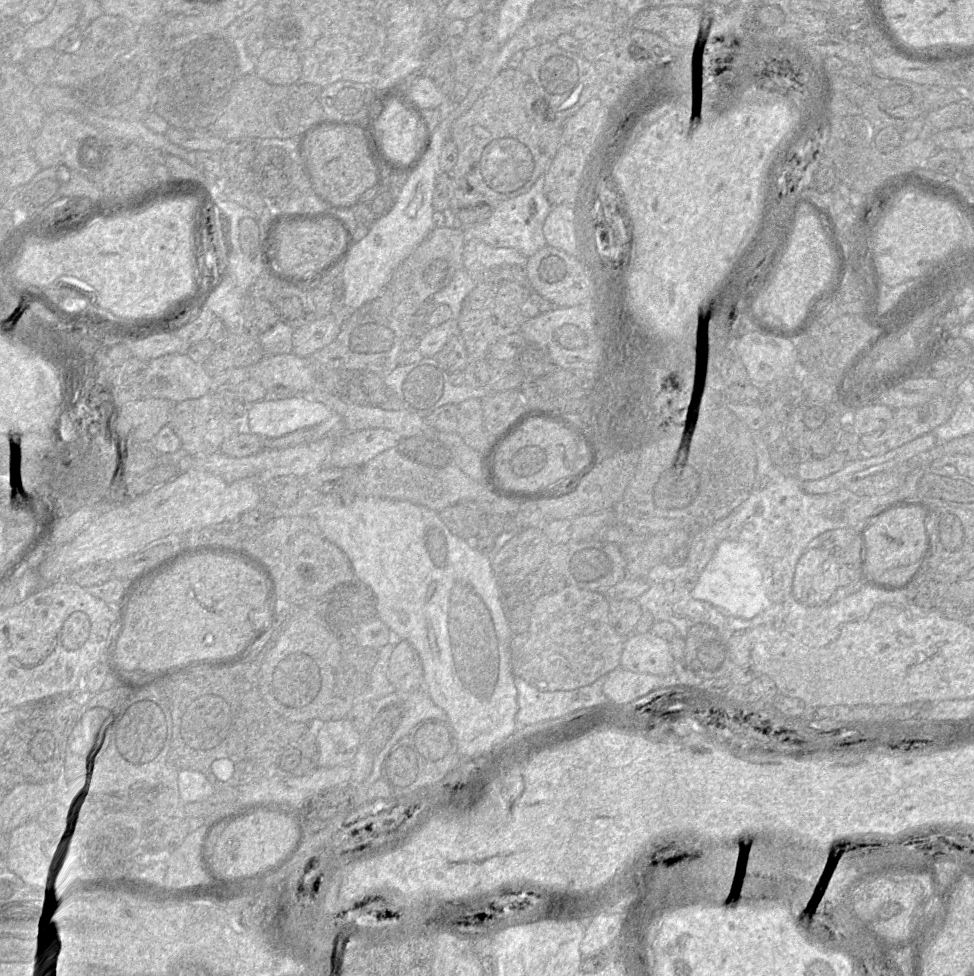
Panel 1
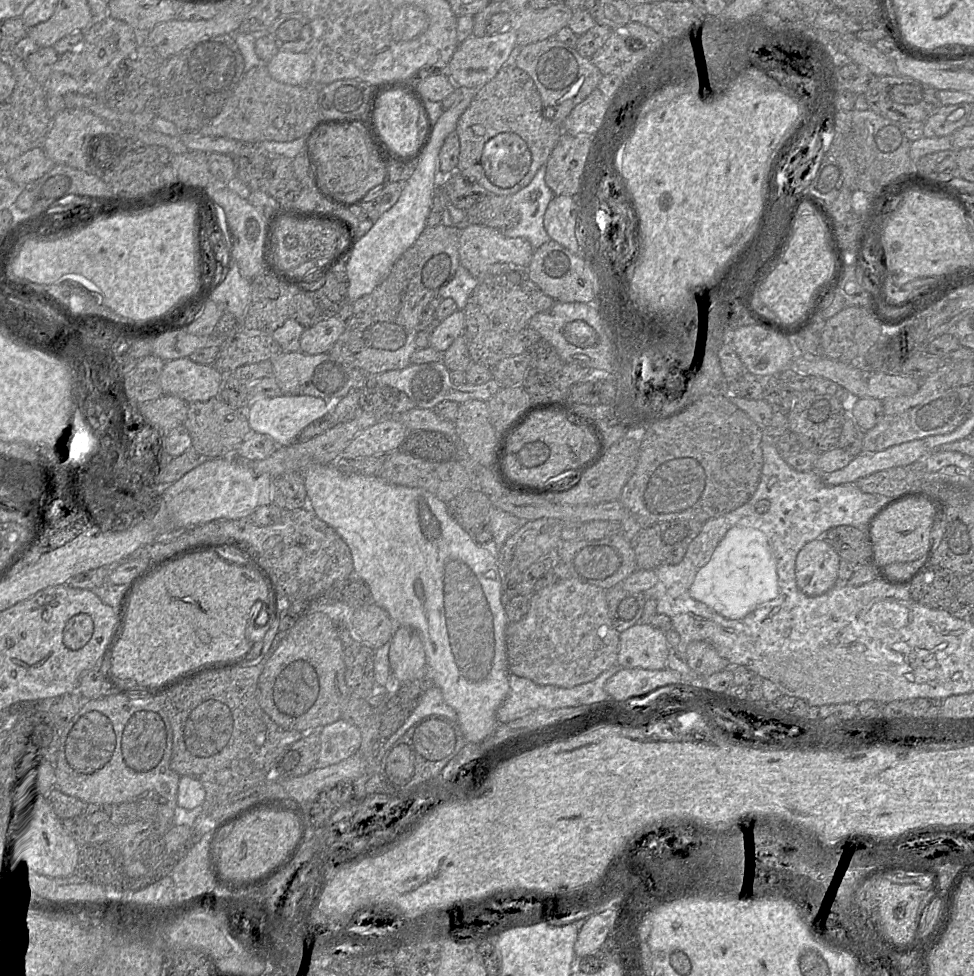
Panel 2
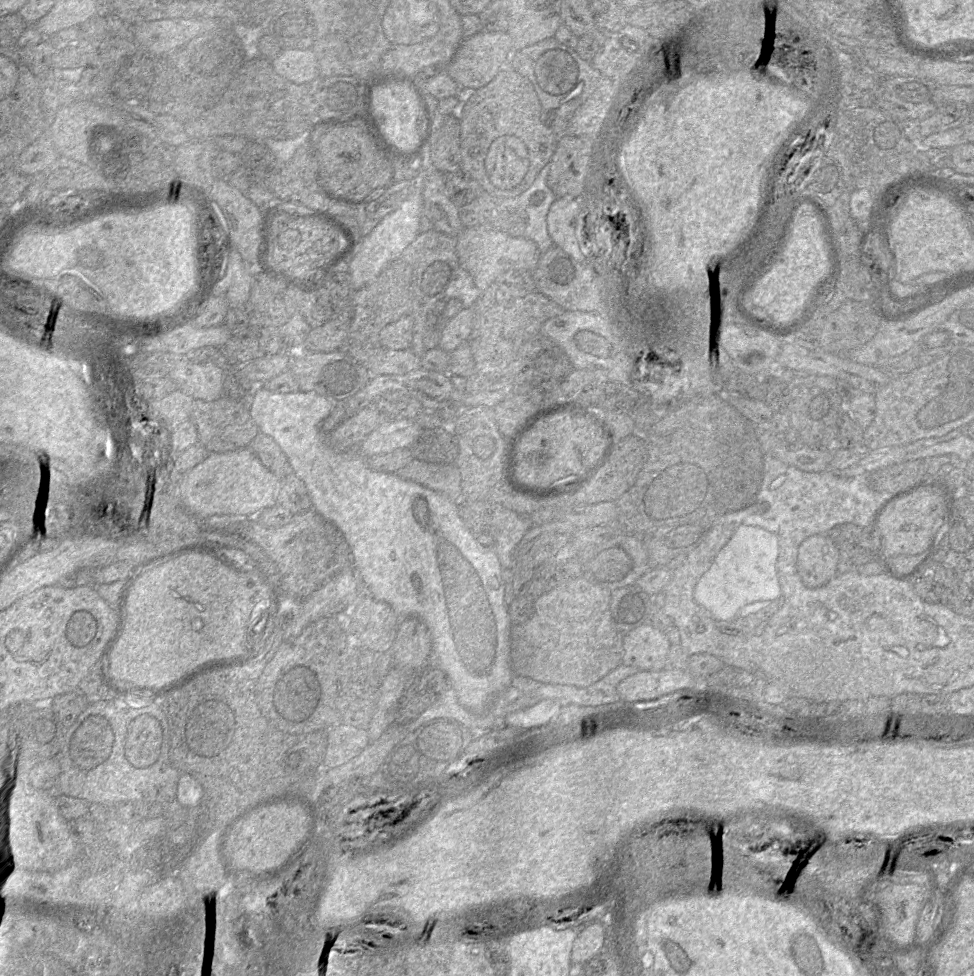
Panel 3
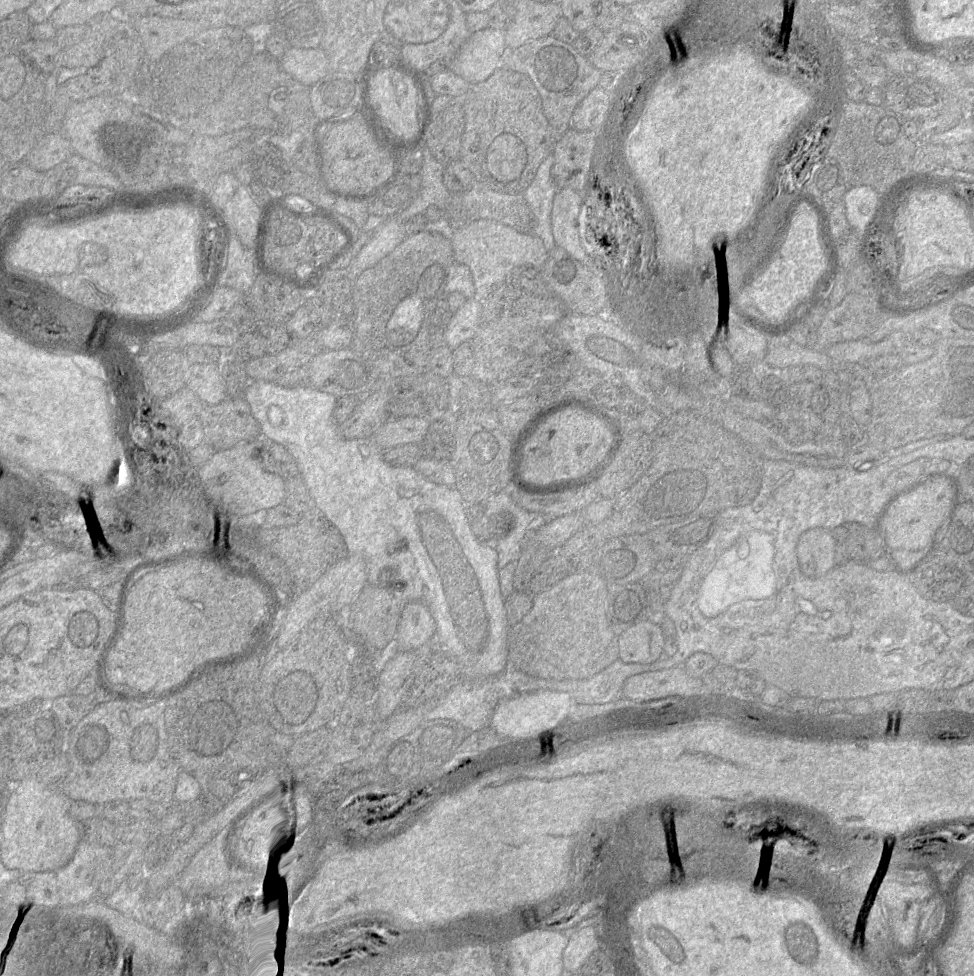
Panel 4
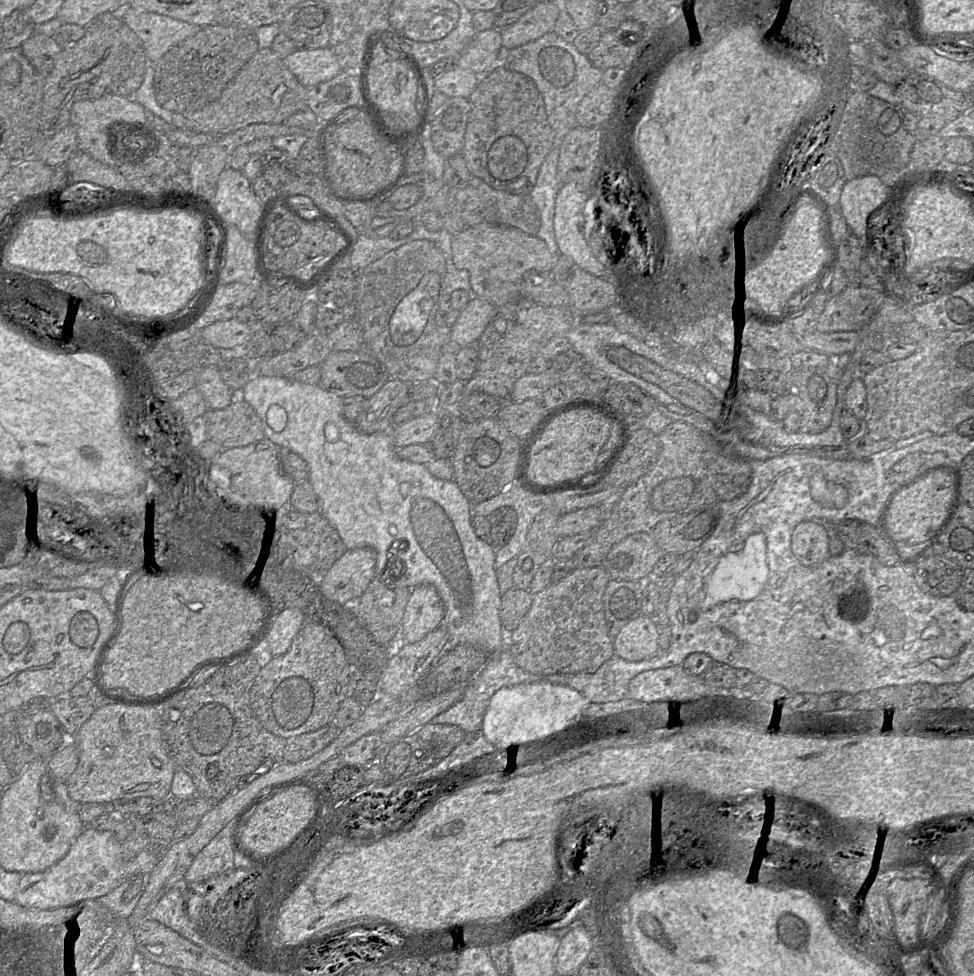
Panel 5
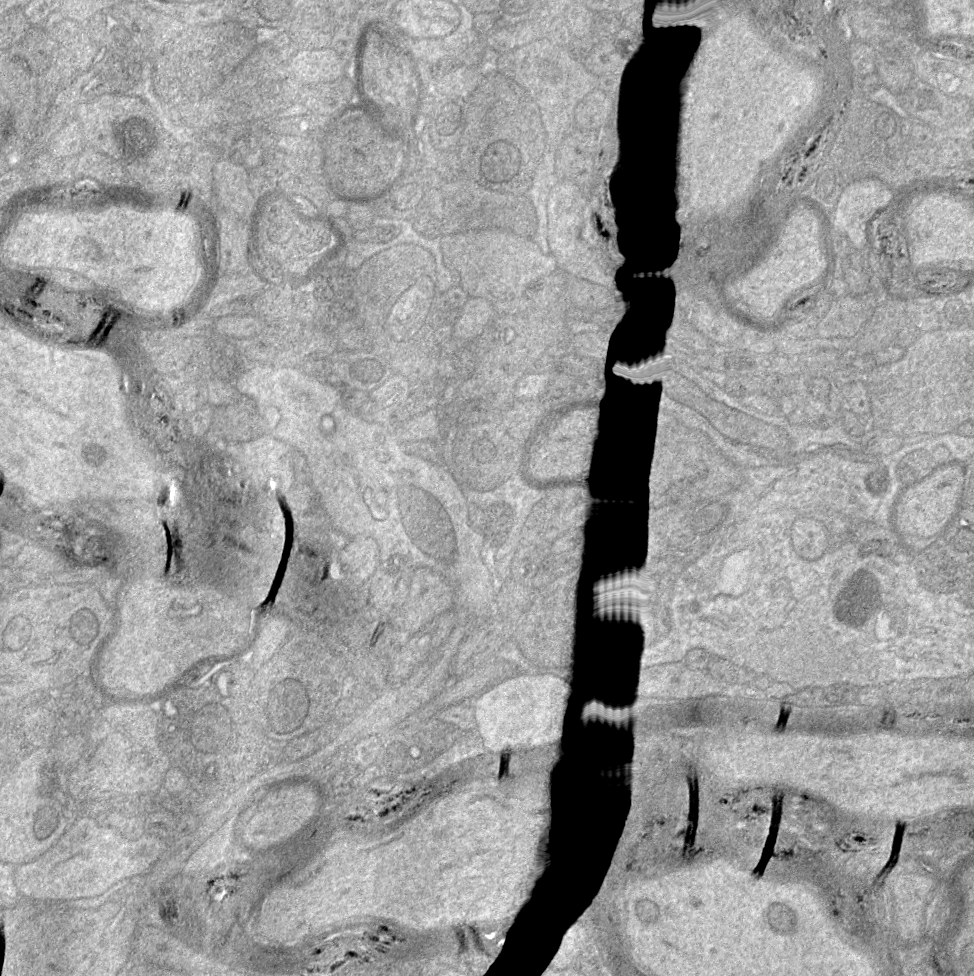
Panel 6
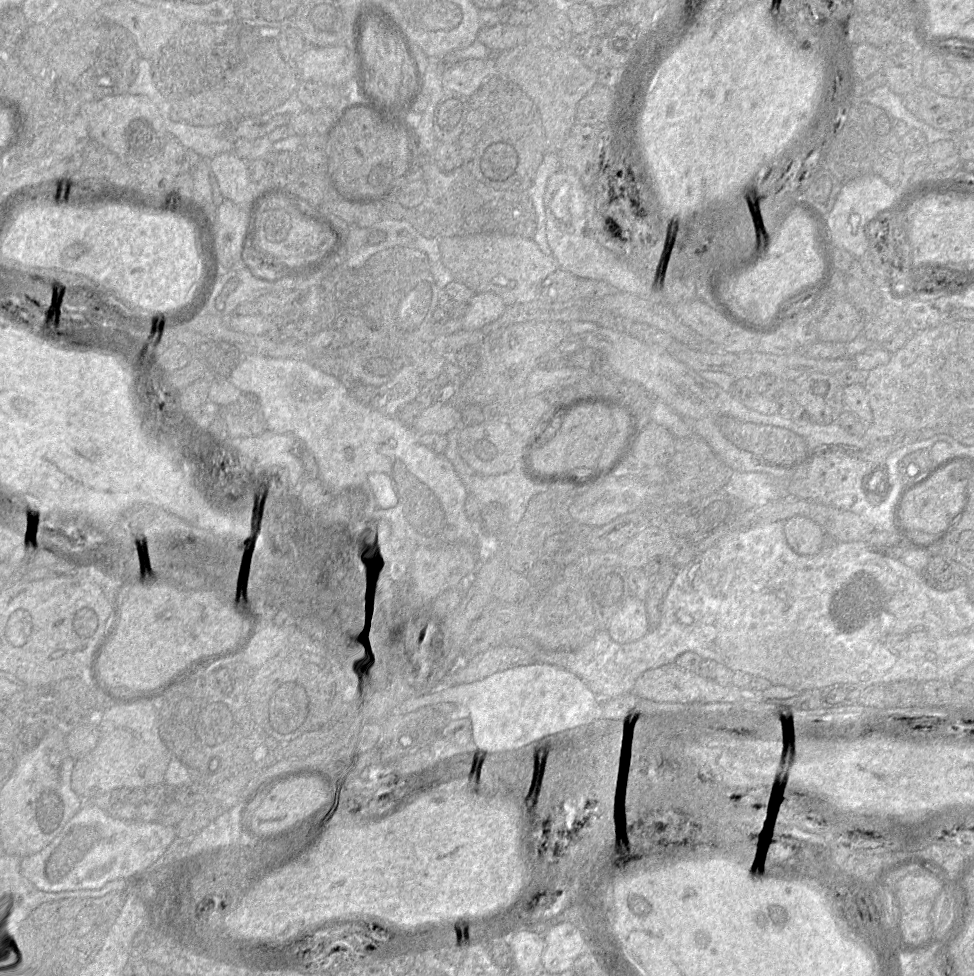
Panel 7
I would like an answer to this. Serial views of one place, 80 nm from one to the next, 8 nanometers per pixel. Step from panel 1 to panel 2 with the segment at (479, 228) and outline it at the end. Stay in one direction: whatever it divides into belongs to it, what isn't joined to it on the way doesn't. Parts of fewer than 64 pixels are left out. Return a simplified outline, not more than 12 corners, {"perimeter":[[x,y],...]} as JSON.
{"perimeter":[[544,165],[513,195],[516,226],[501,231],[526,239],[534,250],[551,240],[544,214],[555,195]]}

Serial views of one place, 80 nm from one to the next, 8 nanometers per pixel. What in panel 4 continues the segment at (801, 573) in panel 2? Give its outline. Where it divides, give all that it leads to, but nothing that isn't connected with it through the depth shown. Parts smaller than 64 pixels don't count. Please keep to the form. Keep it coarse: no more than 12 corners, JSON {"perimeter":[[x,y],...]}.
{"perimeter":[[811,528],[799,537],[796,554],[809,578],[835,565],[830,530]]}

